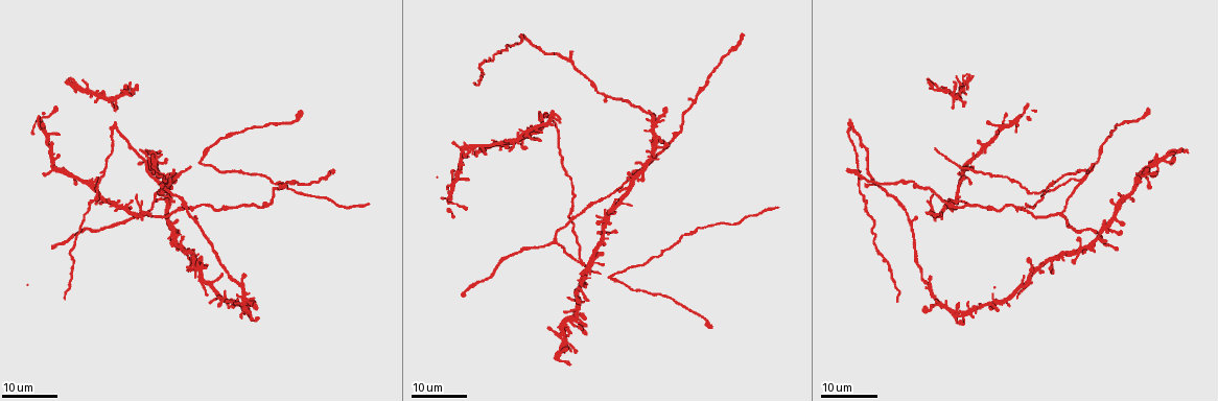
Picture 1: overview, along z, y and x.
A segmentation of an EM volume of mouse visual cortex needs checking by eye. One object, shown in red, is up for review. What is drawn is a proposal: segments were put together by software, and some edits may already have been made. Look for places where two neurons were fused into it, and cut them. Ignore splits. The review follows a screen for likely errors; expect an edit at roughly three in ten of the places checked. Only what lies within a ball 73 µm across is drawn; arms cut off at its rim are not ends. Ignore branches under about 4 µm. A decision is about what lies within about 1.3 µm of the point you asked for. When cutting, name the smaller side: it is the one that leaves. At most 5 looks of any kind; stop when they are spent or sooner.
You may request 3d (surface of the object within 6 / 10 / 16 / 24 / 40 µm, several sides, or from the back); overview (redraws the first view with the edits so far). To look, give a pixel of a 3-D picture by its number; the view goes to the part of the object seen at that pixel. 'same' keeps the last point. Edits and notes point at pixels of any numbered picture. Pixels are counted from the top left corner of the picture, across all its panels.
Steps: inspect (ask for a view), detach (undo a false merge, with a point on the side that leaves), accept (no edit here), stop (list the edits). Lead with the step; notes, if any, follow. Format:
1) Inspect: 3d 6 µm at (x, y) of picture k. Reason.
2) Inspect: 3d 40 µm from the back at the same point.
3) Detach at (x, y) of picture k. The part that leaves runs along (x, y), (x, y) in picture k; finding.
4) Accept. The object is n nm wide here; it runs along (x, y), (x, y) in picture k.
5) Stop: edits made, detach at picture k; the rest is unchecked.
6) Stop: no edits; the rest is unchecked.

Inspect: 3d 16 µm at (1099, 161) of picture 1.

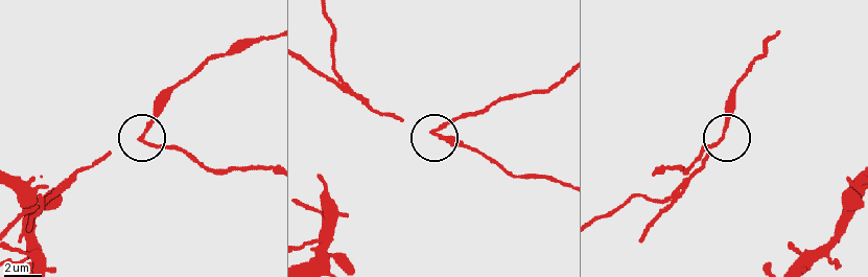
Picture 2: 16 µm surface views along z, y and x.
Inspect: 3d 6 µm at (720, 137) of picture 2. Closer look.

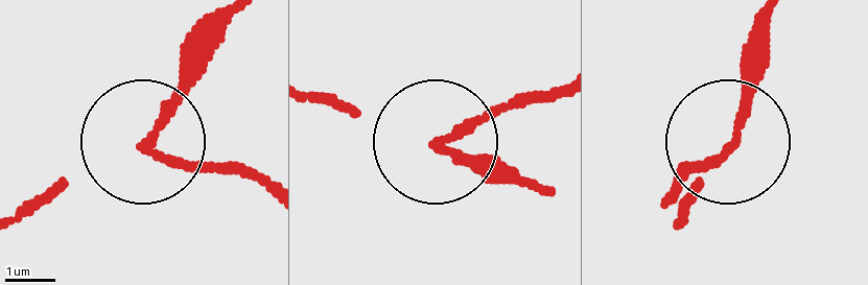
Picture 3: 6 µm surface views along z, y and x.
Detach at (224, 165) of picture 3. The object is 170 nm wide here; the part that leaves runs along (168, 156), (264, 180) in picture 3; a second neuron is stuck on.

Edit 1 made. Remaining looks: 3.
Inspect: overview. Redraw.

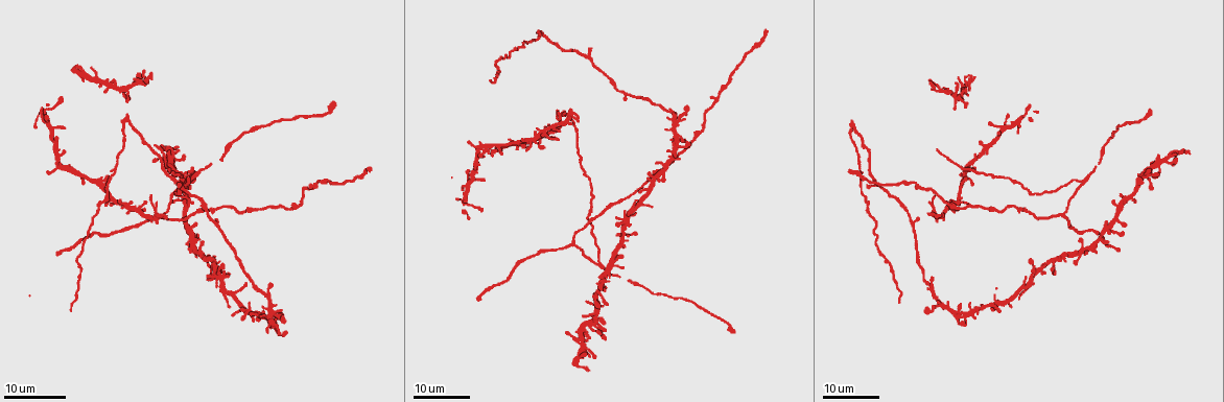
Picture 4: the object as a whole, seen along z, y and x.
Inspect: 3d 24 µm at (581, 315) of picture 1. A fork.

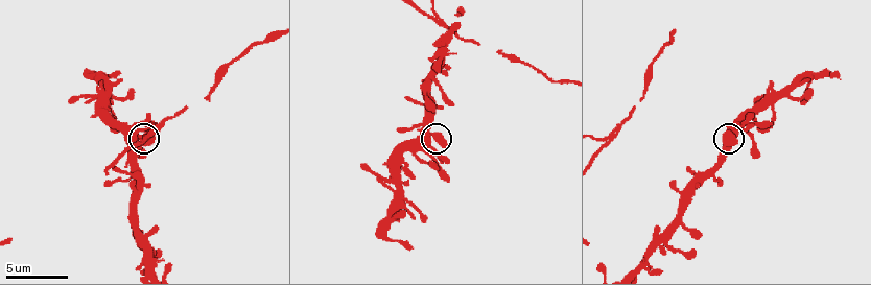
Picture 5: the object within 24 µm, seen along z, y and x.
Inspect: 3d 10 µm at (431, 136) of picture 5.

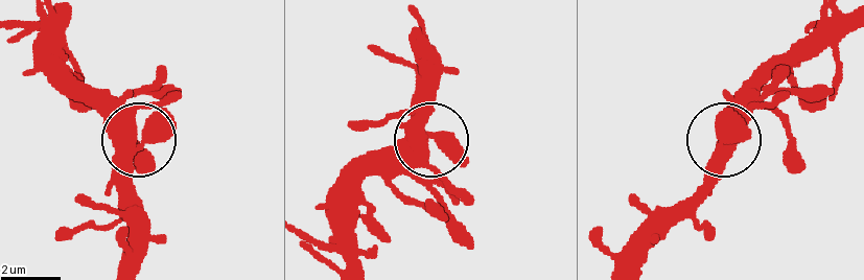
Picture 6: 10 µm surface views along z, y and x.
Accept. The object is 510 nm wide here; continuous, no second neuron.

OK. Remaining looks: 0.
Stop: edits made, detach at picture 3; the rest is unchecked.

